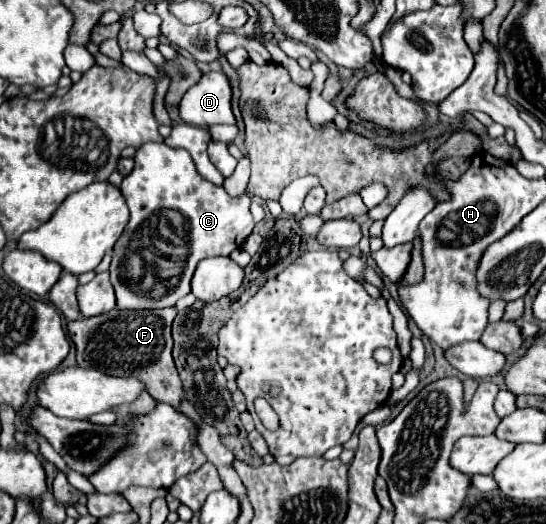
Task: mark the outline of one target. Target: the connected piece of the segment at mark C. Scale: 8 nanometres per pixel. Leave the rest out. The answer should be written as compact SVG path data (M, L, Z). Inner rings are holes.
M145 143L143 147L139 147L135 155L135 169L123 179L119 189L131 211L129 223L113 247L113 261L109 267L119 309L173 307L177 299L189 293L191 275L201 259L215 255L231 255L231 251L241 247L241 243L251 235L255 227L253 217L249 213L249 193L239 197L227 195L223 187L209 183L205 177L197 173L195 163L191 155L187 155L187 151L167 147L165 143ZM141 229L169 229L161 231L161 235L153 239L153 247L163 257L185 257L181 277L175 285L165 285L165 291L143 293L141 285L137 285L141 277L131 279L129 275L125 275L125 259L131 251L129 243L137 243L137 233Z

